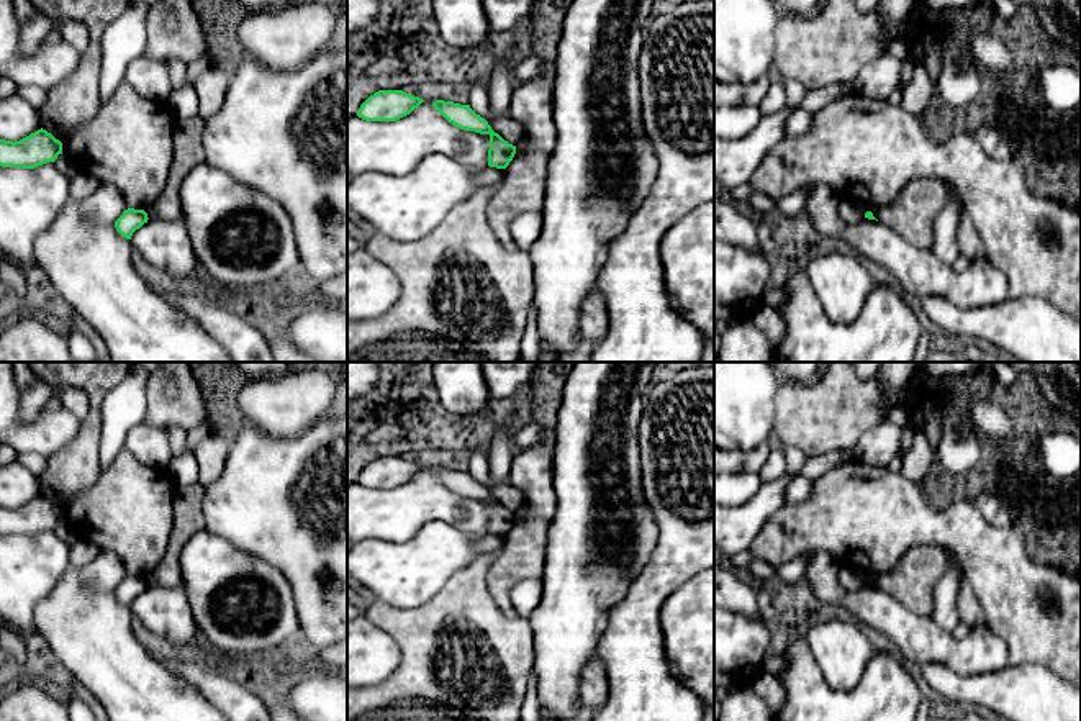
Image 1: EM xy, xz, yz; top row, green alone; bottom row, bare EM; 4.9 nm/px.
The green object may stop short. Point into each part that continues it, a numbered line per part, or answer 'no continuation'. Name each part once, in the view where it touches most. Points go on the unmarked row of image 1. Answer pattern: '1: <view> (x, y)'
no continuation

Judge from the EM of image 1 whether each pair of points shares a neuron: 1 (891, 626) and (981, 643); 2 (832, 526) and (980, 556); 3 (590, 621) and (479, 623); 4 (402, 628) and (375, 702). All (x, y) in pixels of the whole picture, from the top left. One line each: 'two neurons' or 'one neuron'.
1: one neuron
2: one neuron
3: two neurons
4: one neuron

